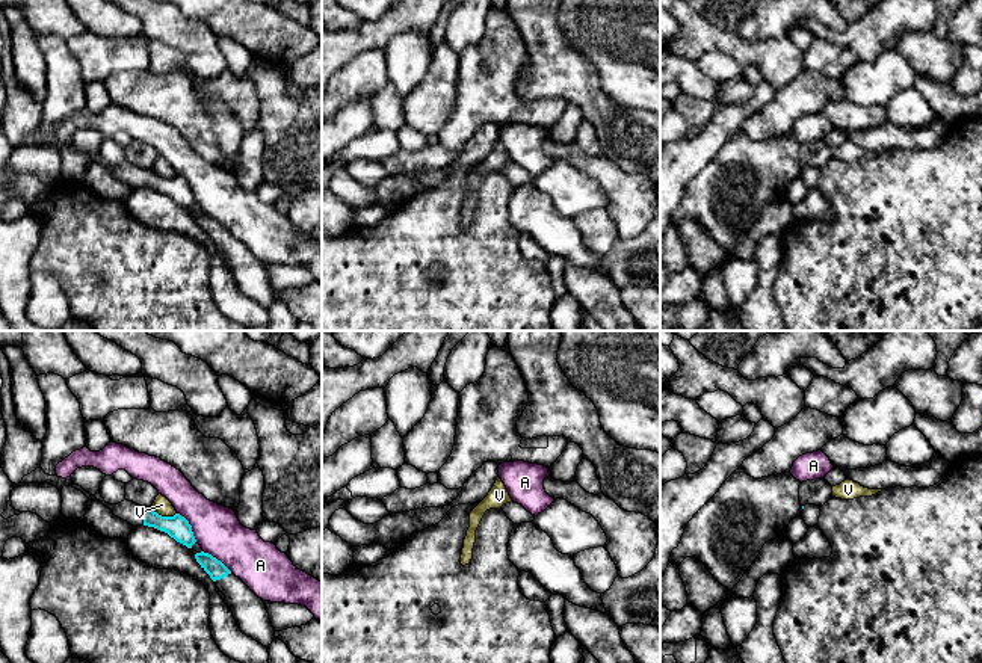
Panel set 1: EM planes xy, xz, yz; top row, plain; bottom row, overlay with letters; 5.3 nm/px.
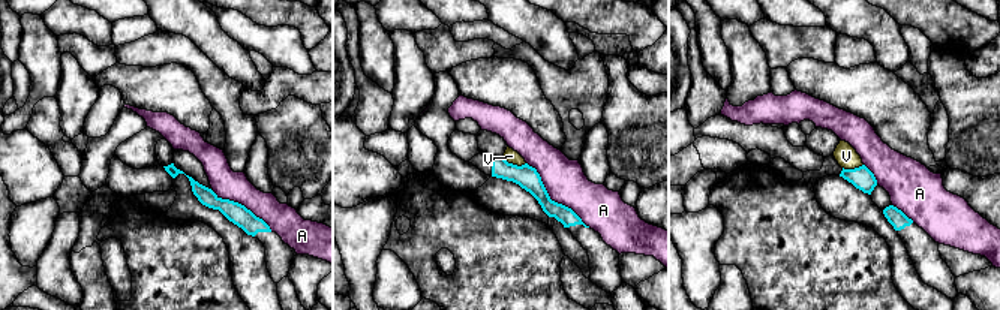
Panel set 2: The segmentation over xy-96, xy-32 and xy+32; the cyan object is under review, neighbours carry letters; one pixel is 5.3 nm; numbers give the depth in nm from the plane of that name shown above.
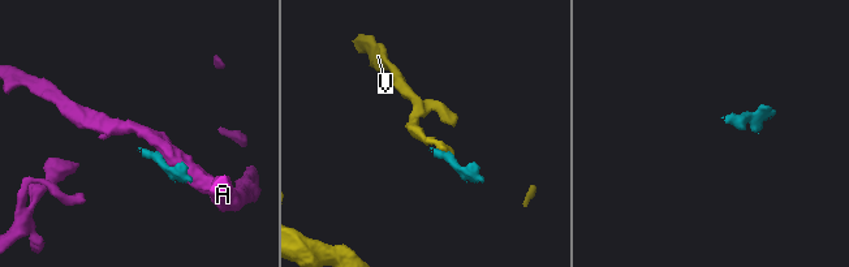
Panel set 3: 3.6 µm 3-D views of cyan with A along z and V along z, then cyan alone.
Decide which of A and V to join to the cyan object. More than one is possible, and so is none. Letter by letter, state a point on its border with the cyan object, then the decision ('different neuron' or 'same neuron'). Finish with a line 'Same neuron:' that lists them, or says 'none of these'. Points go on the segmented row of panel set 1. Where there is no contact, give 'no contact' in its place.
A: contact xy (191, 526); different neuron
V: contact xy (163, 517); different neuron
Same neuron: none of these

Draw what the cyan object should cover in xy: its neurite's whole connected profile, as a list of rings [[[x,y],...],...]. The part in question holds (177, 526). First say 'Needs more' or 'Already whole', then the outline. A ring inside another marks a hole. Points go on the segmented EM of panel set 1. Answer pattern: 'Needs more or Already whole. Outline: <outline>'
Needs more. Outline: [[[36,468],[30,474],[24,476],[21,483],[50,483],[56,486],[59,491],[62,491],[63,486],[73,486],[82,491],[89,500],[92,497],[100,500],[104,506],[107,506],[113,512],[115,517],[127,521],[133,527],[139,527],[139,526],[154,527],[160,532],[168,533],[171,538],[186,545],[187,548],[192,548],[192,545],[196,542],[192,532],[192,526],[180,513],[175,513],[174,517],[162,517],[157,512],[154,512],[153,507],[142,507],[128,500],[124,500],[118,504],[109,504],[101,497],[100,489],[97,491],[95,495],[91,495],[82,486],[76,485],[71,480],[71,477],[62,479],[57,476],[48,476],[44,473],[42,468]]]

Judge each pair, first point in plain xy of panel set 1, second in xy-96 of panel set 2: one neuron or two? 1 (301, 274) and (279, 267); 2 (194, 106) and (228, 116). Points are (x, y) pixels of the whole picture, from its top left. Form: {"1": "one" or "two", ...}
{"1": "two", "2": "two"}

